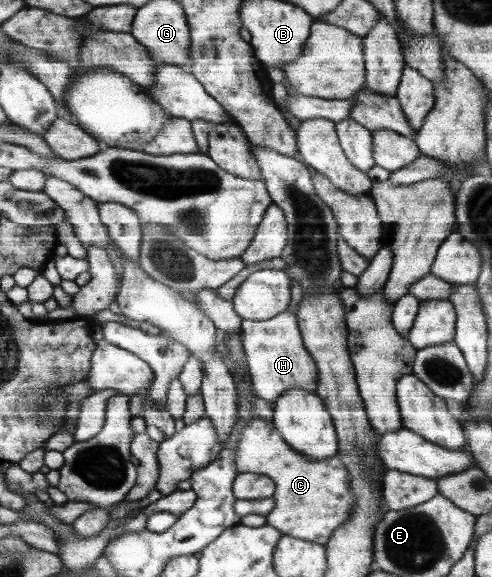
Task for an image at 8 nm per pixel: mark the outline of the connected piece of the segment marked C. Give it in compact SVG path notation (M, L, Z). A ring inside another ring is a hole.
M254 418L240 431L240 445L235 455L239 473L259 473L275 481L275 506L266 516L266 524L275 526L282 533L304 541L327 545L335 529L348 523L355 507L351 493L351 476L342 457L334 455L327 459L308 459L292 450L284 442L282 434L272 421Z

